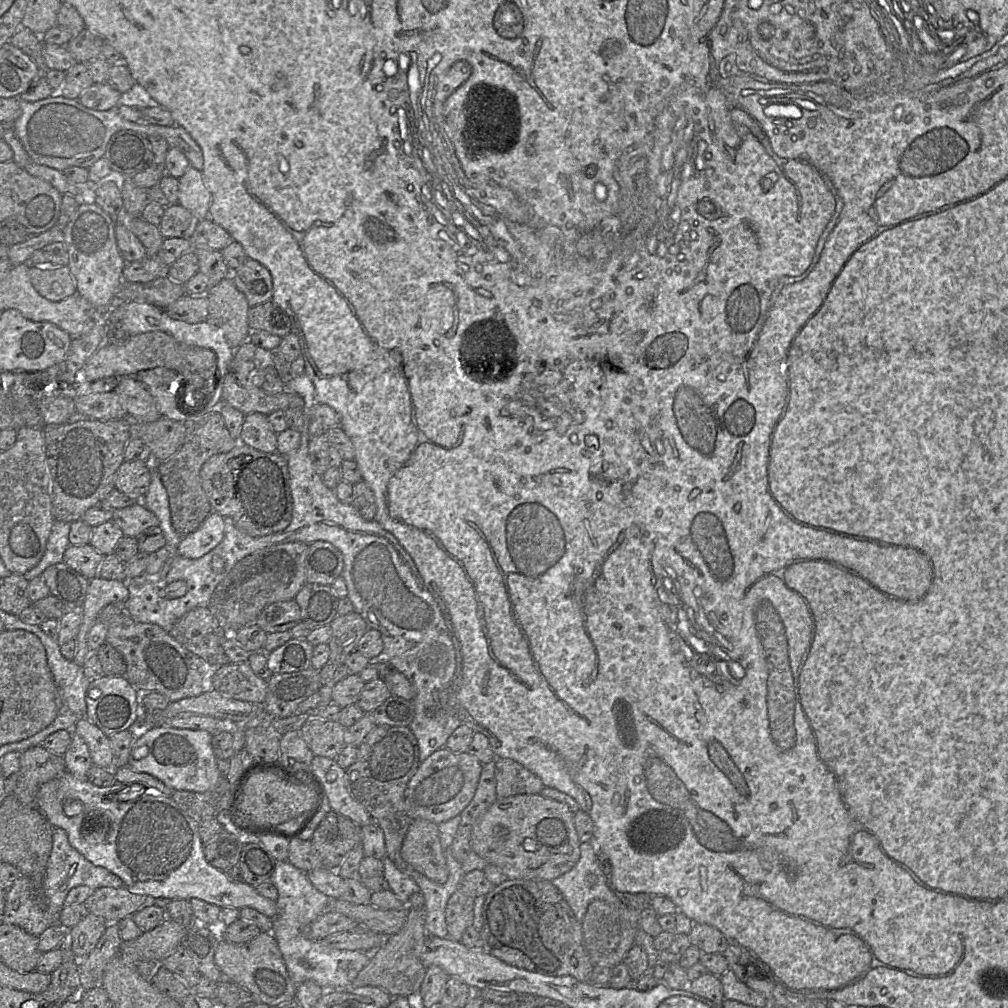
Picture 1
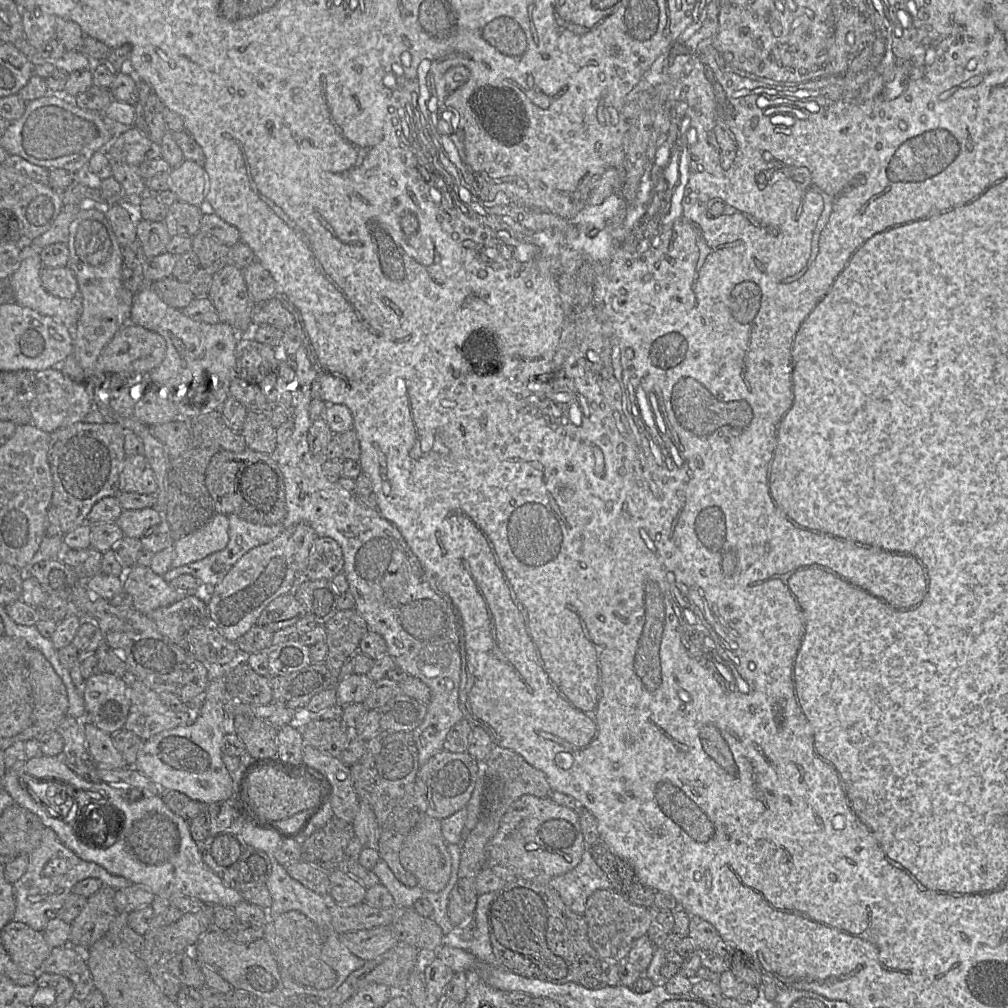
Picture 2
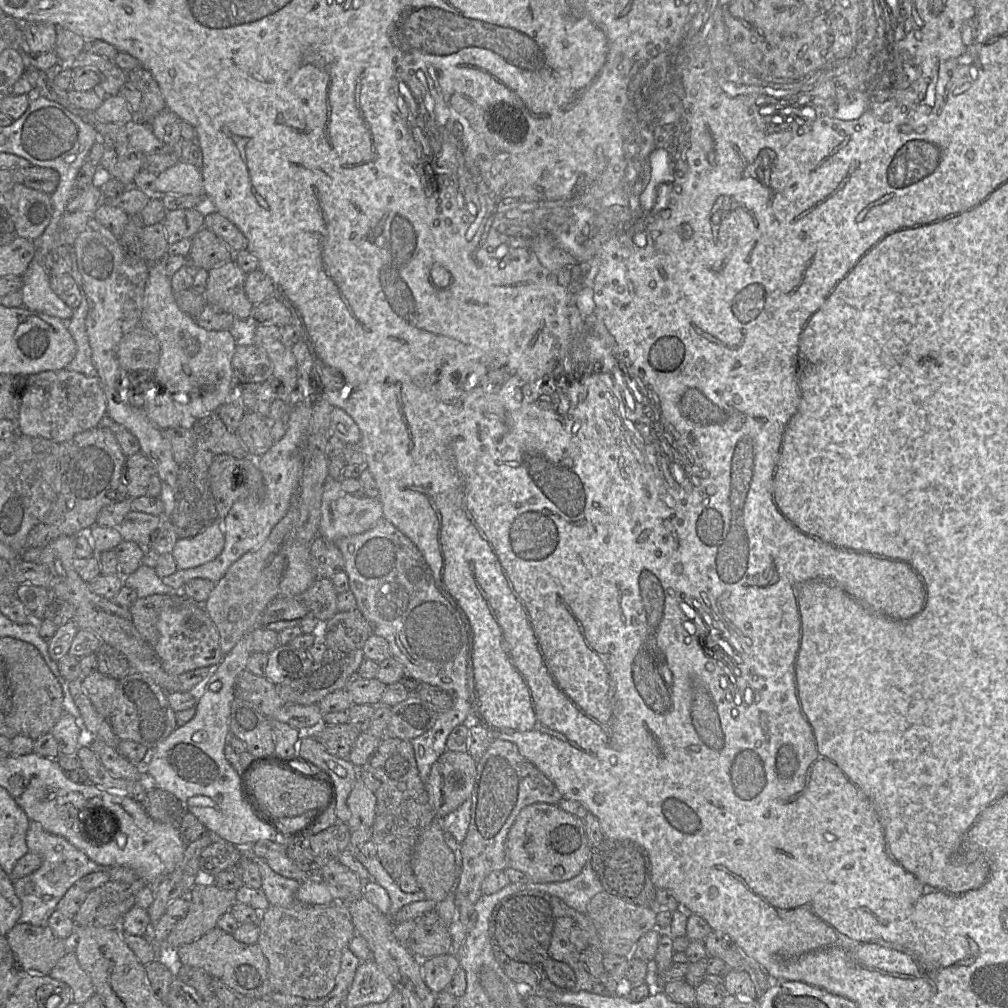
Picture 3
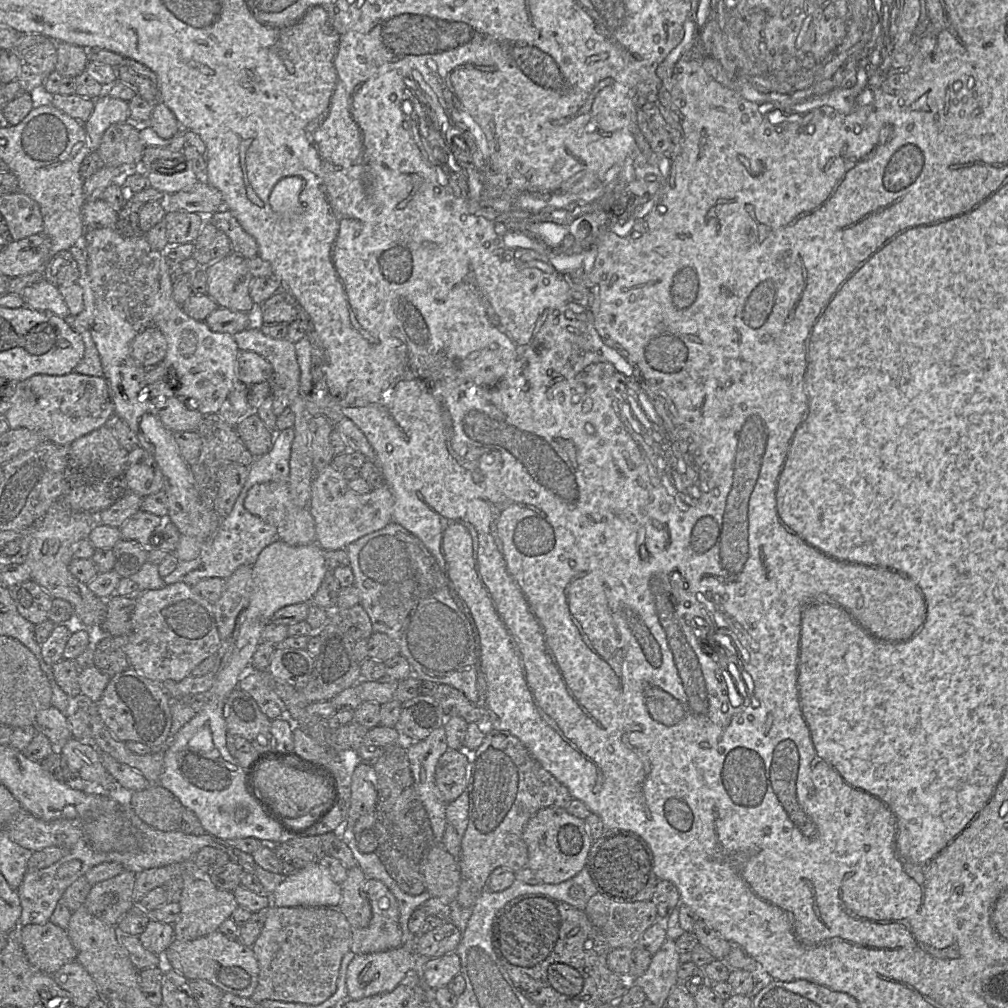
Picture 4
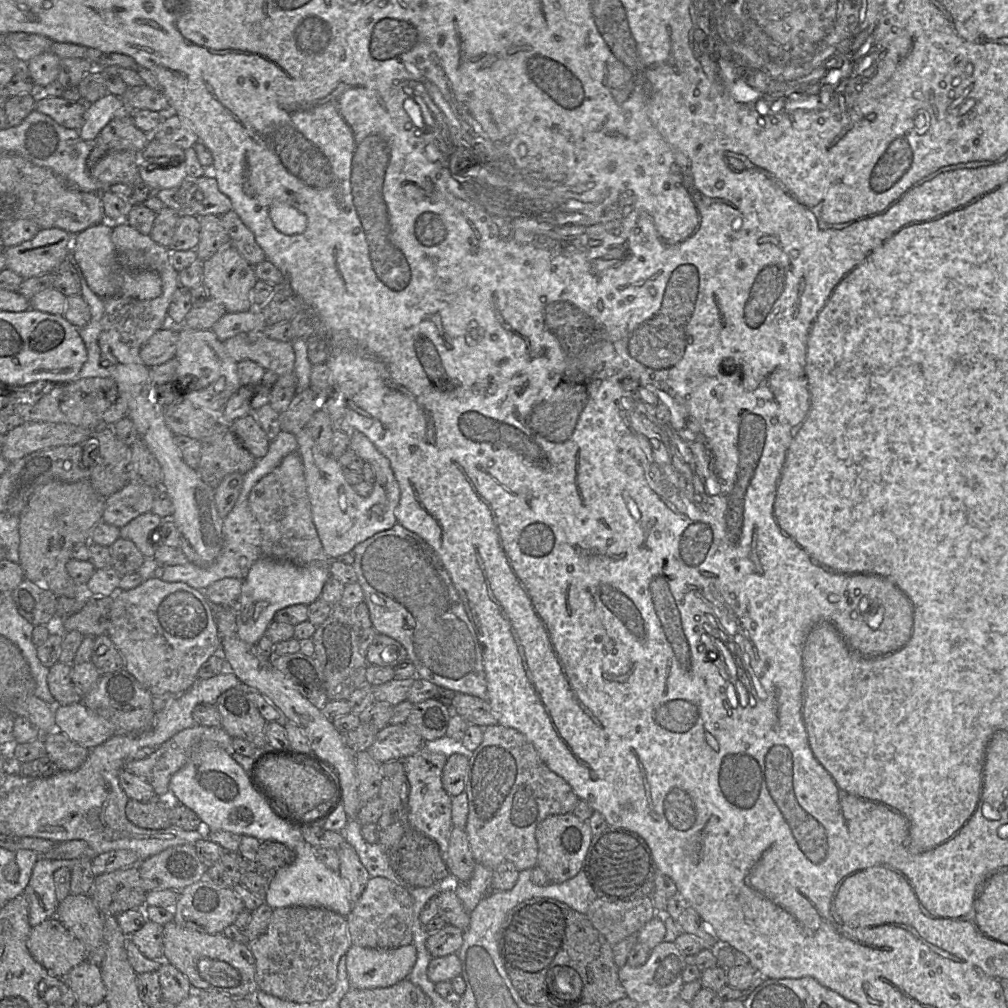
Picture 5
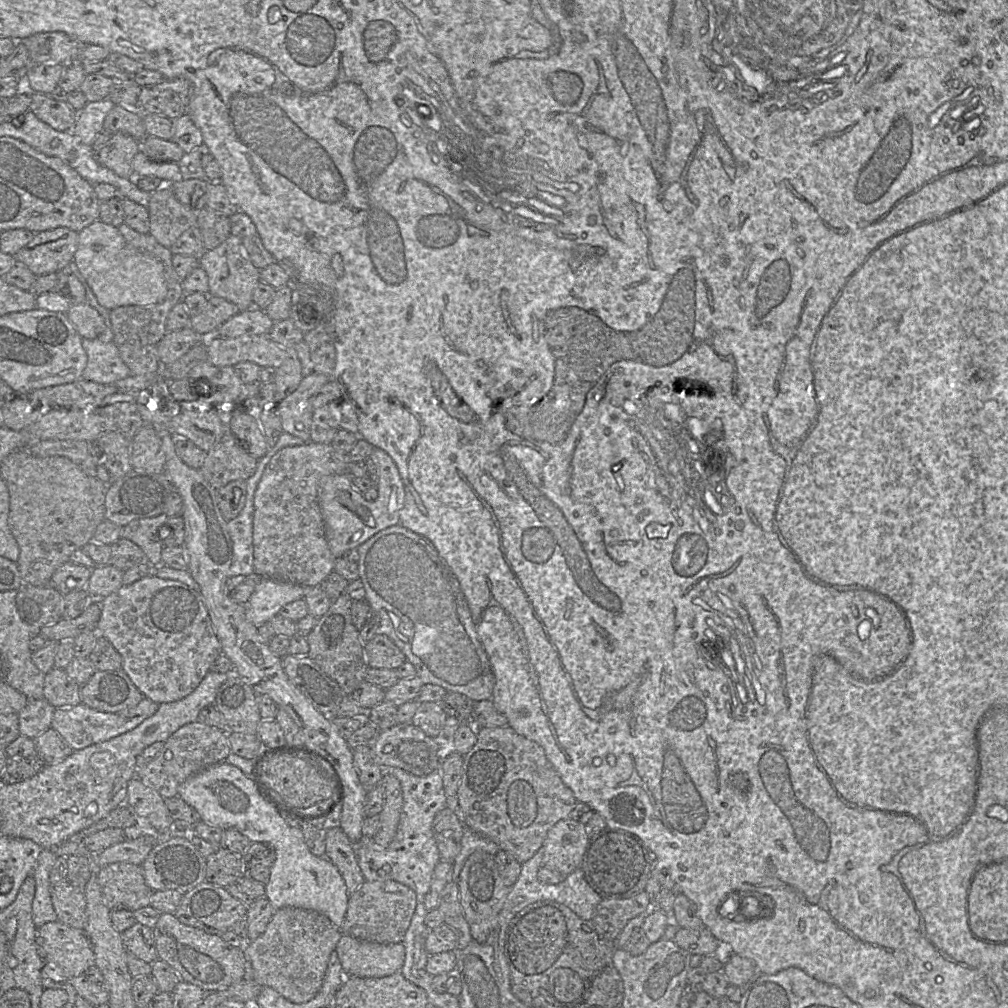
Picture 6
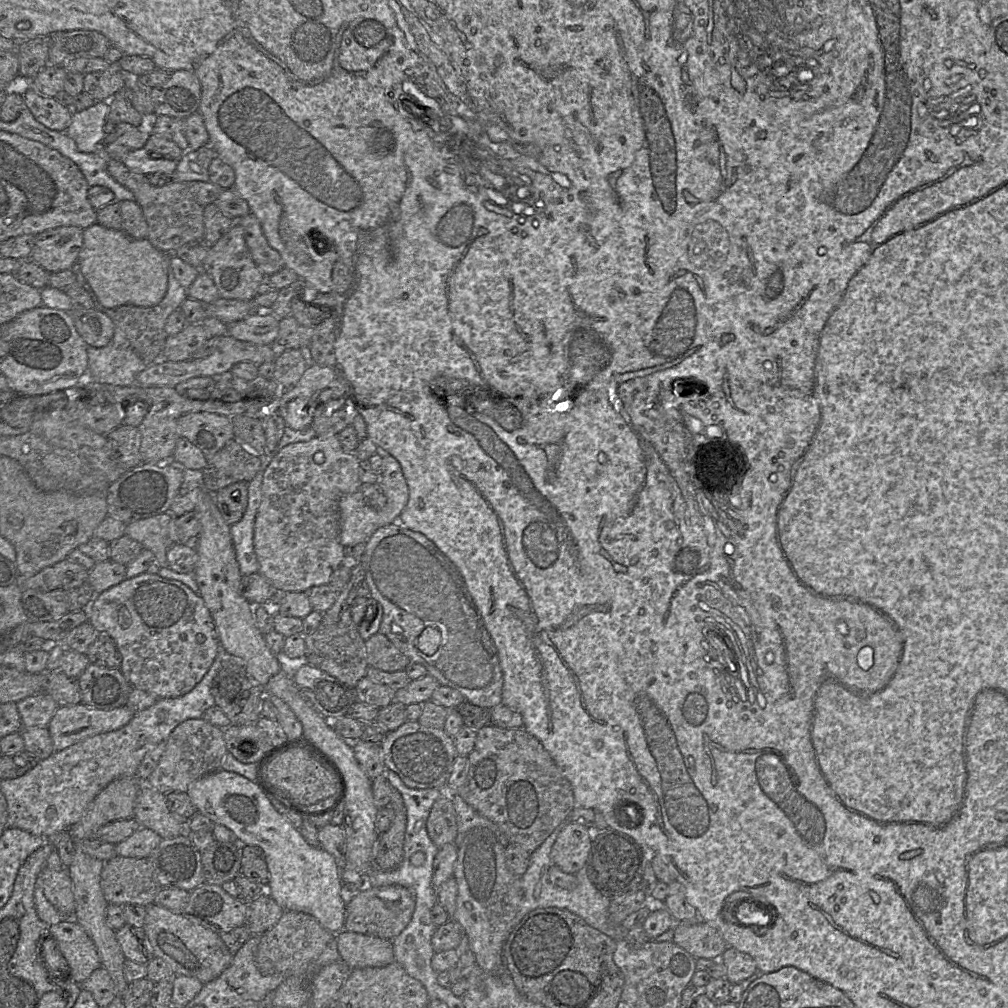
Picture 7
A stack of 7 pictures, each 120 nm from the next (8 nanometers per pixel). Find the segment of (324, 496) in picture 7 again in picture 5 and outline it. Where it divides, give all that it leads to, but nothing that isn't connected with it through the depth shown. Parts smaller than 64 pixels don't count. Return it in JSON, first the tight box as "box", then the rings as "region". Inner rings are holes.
{"box":[248,453,329,566],"region":[[[299,453],[285,456],[271,473],[259,480],[248,496],[249,508],[260,526],[262,557],[297,566],[329,564],[312,519],[304,466]]]}

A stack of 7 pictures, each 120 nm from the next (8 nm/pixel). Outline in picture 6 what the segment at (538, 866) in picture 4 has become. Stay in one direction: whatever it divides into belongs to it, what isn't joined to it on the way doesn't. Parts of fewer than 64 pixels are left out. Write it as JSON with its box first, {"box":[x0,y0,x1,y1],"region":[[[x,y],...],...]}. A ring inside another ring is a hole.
{"box":[542,819,592,877],"region":[[[572,819],[557,822],[547,833],[543,847],[542,867],[566,877],[581,868],[592,832]]]}

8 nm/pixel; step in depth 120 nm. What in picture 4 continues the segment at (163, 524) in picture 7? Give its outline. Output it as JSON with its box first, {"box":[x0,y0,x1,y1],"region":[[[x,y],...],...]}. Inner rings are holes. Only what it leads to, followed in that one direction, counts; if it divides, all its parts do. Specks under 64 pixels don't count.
{"box":[119,510,165,552],"region":[[[139,510],[119,528],[121,539],[137,541],[145,551],[151,552],[156,548],[150,544],[150,535],[164,521],[165,518]]]}

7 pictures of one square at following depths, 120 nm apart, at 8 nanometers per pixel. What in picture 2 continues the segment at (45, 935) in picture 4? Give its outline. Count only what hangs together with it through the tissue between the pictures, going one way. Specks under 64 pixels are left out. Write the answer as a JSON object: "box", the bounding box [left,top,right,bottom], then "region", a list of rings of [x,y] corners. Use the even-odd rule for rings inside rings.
{"box":[1,920,52,973],"region":[[[13,920],[1,930],[1,939],[14,963],[28,973],[41,972],[41,966],[52,949],[43,932]]]}

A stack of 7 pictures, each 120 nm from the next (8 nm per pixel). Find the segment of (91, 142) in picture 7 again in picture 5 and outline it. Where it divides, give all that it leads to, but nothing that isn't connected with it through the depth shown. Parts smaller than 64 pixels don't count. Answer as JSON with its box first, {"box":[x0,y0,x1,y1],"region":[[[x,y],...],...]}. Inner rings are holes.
{"box":[78,93,125,141],"region":[[[110,93],[88,104],[85,121],[78,130],[80,137],[85,141],[95,141],[101,130],[123,111],[125,111],[125,104],[122,98]]]}

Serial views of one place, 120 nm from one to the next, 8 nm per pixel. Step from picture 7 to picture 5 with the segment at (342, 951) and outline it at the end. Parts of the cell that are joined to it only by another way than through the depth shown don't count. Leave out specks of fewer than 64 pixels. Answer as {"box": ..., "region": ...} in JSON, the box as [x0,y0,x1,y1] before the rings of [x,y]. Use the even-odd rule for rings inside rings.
{"box":[345,944,416,988],"region":[[[413,944],[396,949],[370,949],[352,945],[345,957],[352,988],[385,988],[408,979],[416,961],[416,949]]]}

